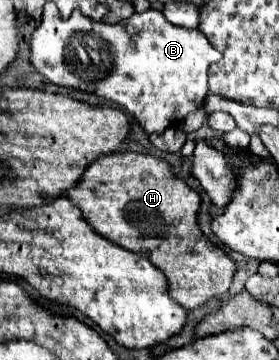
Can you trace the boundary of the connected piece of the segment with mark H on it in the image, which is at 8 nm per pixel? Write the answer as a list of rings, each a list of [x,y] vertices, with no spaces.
[[[131,151],[103,155],[85,169],[79,185],[67,191],[67,199],[81,207],[83,217],[101,237],[145,255],[161,269],[179,305],[197,309],[229,291],[237,265],[225,249],[201,233],[197,223],[201,195],[175,177],[167,161]]]

